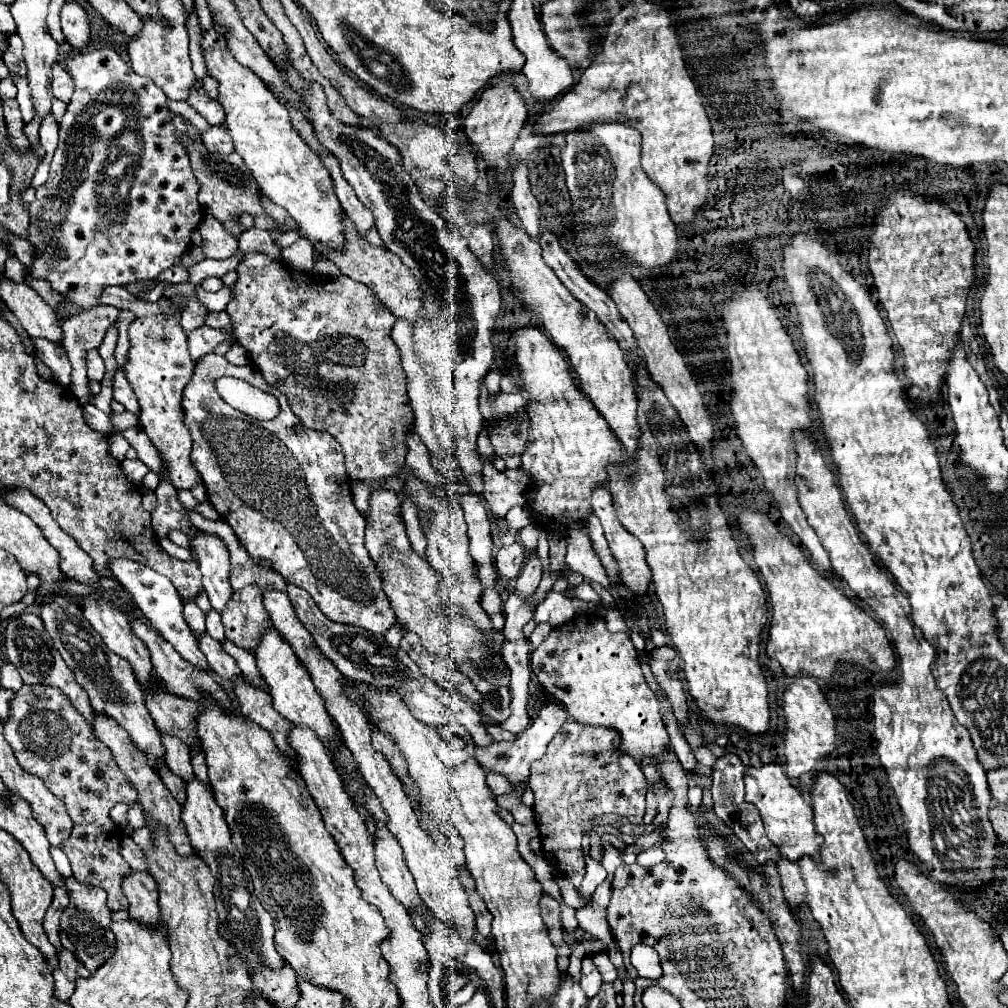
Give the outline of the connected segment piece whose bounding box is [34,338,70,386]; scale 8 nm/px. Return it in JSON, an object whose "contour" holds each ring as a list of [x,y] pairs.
{"contour":[[[34,340],[36,358],[40,358],[50,370],[54,370],[54,380],[62,386],[70,386],[70,362],[62,346],[50,340]]]}

